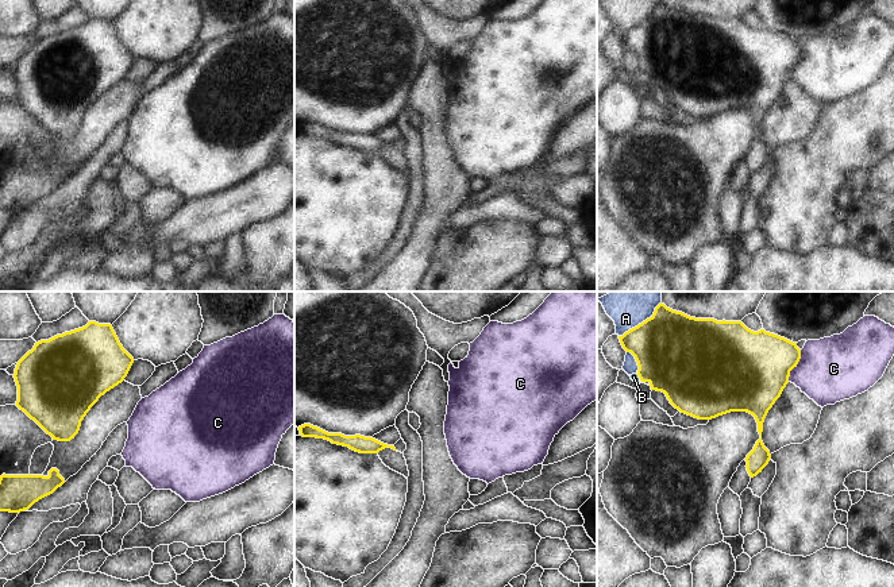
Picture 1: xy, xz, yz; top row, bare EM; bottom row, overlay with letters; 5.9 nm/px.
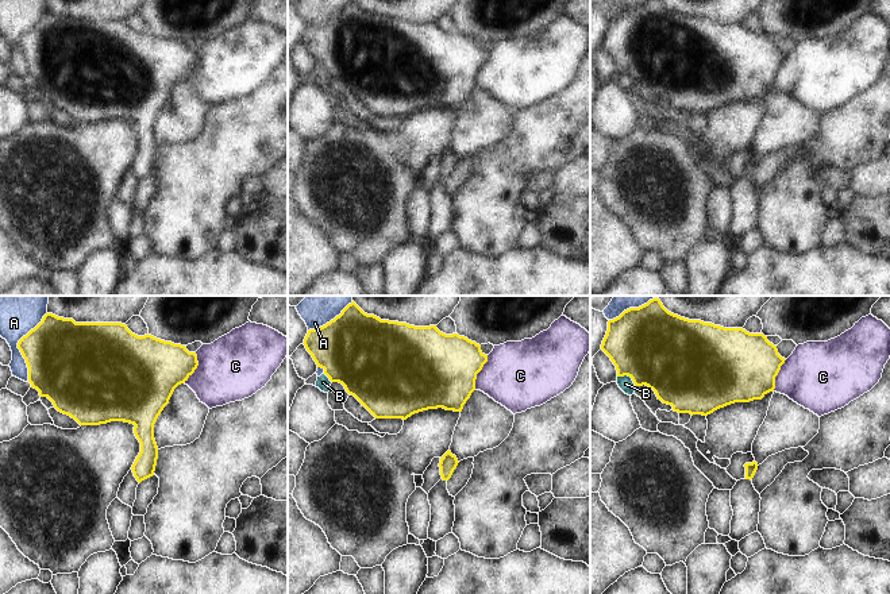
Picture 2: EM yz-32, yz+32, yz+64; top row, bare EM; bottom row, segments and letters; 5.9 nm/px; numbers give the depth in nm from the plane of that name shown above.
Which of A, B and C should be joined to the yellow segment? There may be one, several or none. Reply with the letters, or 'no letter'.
no letter

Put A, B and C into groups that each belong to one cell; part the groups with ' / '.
A B / C

